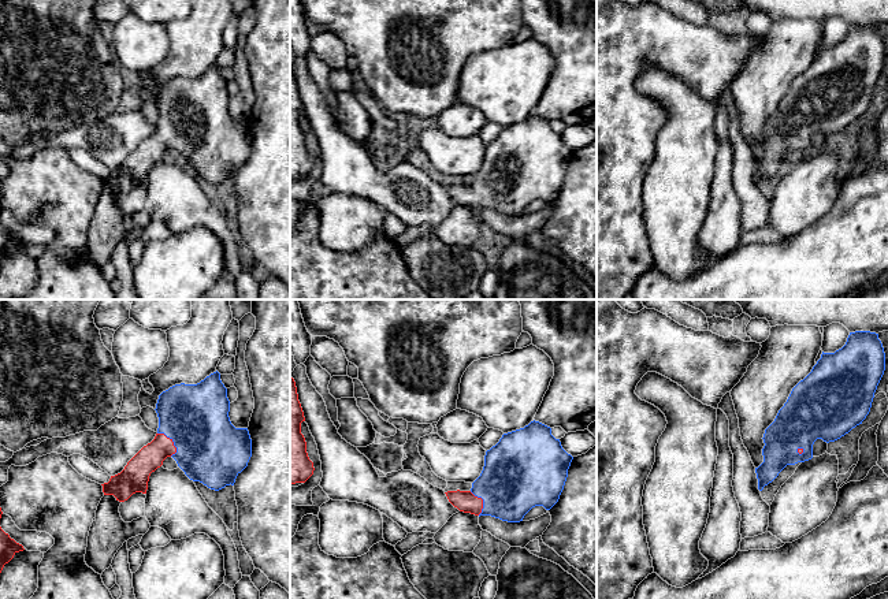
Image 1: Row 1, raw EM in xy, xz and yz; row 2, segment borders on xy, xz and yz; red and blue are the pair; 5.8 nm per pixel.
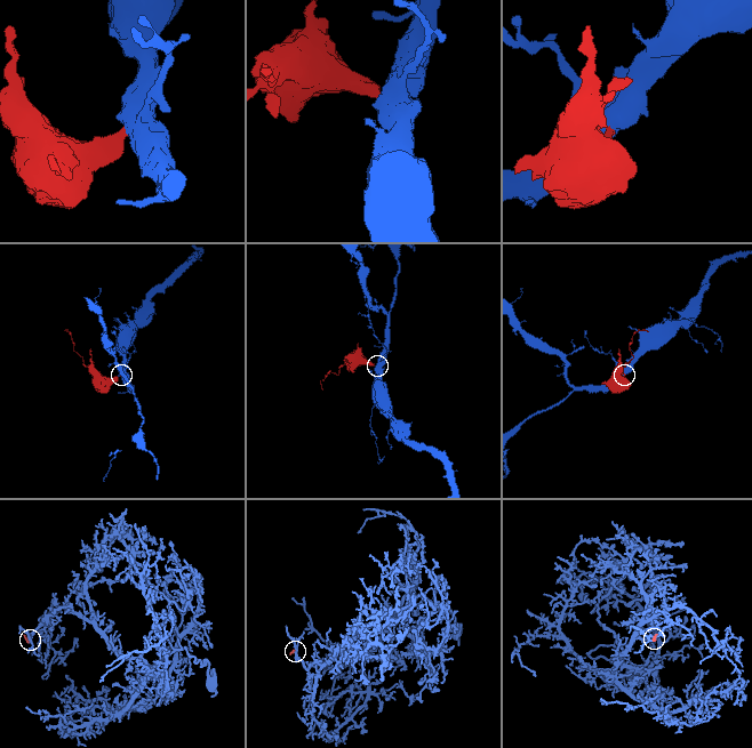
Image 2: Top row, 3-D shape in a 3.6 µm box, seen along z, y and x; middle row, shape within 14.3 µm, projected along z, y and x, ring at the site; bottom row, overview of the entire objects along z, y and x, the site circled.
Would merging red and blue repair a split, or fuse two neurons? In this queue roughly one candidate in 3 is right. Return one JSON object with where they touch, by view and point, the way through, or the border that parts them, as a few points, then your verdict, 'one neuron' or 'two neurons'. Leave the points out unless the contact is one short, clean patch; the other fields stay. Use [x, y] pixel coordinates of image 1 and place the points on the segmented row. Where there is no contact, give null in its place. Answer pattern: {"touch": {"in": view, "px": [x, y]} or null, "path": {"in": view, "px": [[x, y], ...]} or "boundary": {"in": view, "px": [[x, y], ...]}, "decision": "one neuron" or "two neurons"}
{"touch": {"in": "xy", "px": [171, 441]}, "path": {"in": "xy", "px": [[151, 457], [171, 441], [196, 441], [210, 449]]}, "decision": "one neuron"}

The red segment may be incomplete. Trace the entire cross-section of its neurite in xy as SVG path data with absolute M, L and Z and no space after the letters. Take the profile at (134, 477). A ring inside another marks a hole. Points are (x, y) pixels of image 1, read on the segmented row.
M218 371L197 384L181 383L163 391L155 410L159 417L155 439L144 446L120 473L101 484L104 495L114 495L116 501L125 502L135 492L146 494L151 473L160 468L167 457L172 457L190 480L211 490L234 485L252 457L252 439L248 428L235 428L231 424L227 388Z

